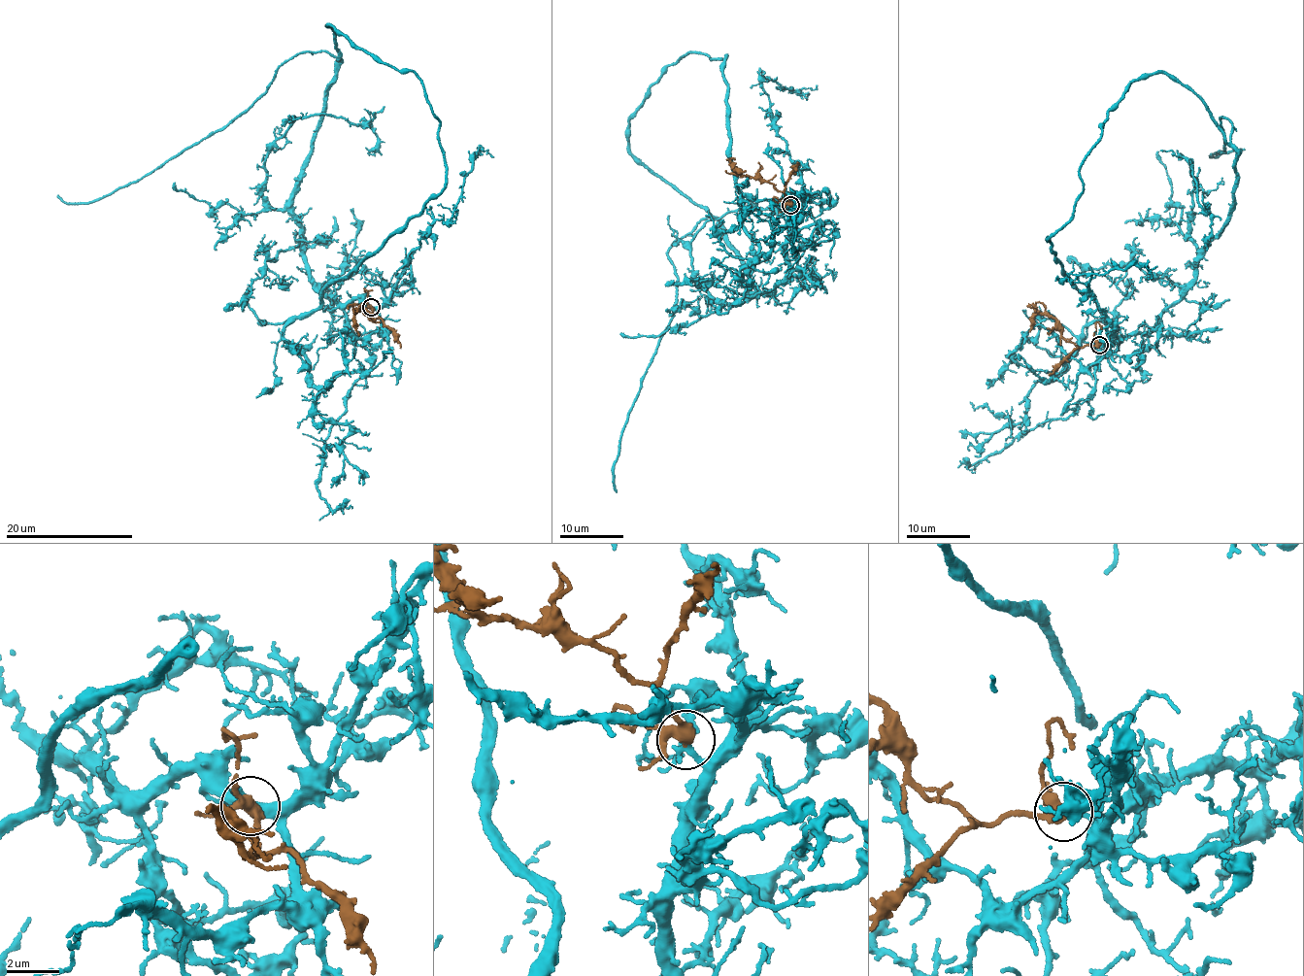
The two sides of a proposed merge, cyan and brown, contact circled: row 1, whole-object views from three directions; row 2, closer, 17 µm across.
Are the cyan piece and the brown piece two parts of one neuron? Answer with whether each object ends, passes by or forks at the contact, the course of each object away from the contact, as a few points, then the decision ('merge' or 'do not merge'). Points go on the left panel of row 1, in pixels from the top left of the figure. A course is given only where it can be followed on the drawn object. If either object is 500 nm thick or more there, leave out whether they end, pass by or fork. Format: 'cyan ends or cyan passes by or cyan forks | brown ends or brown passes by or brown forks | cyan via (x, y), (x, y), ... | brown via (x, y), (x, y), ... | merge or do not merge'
cyan ends | brown forks | cyan via (370, 307), (319, 289), (292, 206), (329, 25), (417, 76), (447, 165), (285, 326), (349, 427), (331, 488) | brown via (370, 308), (374, 312), (372, 320), (362, 309), (355, 313), (359, 335) | merge

